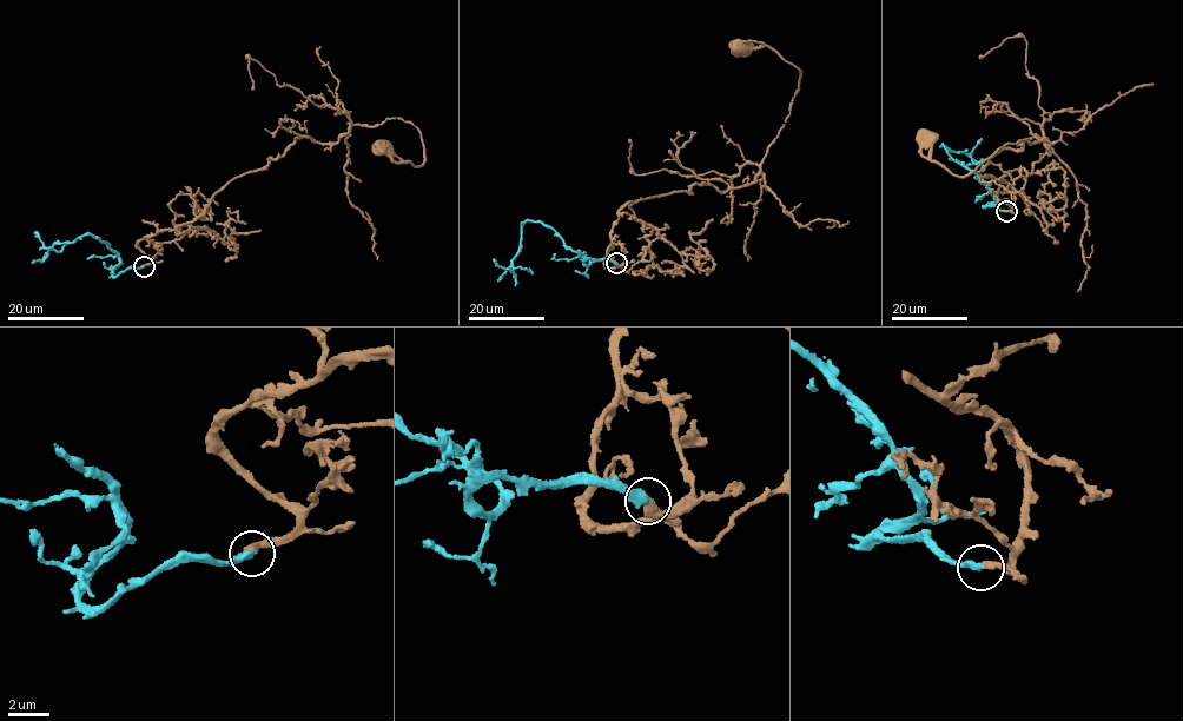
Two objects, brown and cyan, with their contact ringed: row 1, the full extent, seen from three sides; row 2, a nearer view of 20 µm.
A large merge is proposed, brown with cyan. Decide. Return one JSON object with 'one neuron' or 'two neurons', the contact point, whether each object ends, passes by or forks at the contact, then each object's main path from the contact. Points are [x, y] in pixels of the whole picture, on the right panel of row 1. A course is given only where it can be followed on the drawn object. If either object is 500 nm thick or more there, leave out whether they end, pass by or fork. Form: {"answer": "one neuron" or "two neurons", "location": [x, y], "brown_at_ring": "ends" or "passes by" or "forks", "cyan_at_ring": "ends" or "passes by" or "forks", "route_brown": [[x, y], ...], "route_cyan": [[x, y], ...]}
{"answer": "one neuron", "location": [1006, 211], "brown_at_ring": "ends", "cyan_at_ring": "ends", "route_brown": [[1005, 210], [1013, 191], [978, 172], [1048, 139], [1049, 156], [1004, 144], [964, 176], [929, 136]], "route_cyan": [[1005, 211], [985, 207], [995, 199], [991, 190], [943, 144], [965, 152], [975, 161], [949, 159]]}

